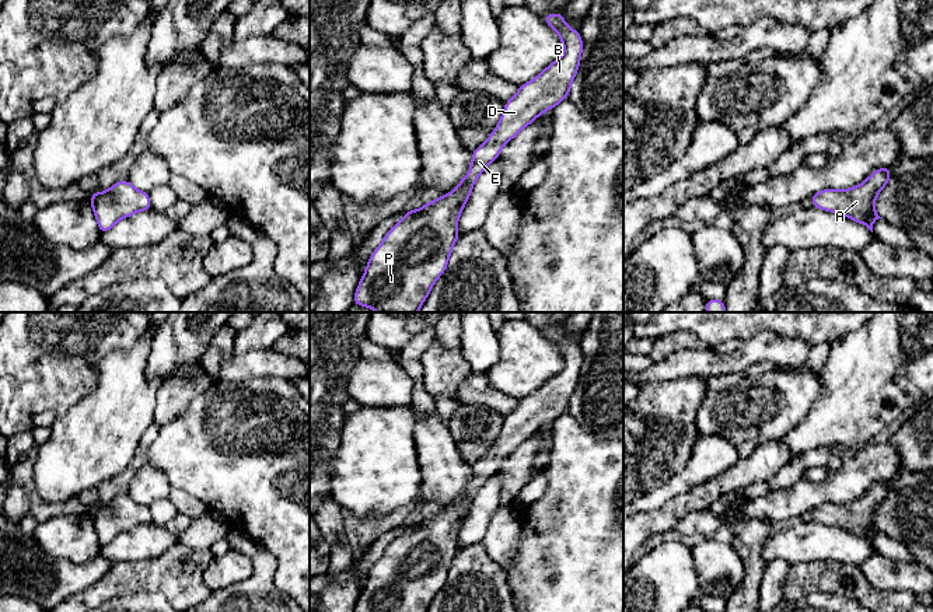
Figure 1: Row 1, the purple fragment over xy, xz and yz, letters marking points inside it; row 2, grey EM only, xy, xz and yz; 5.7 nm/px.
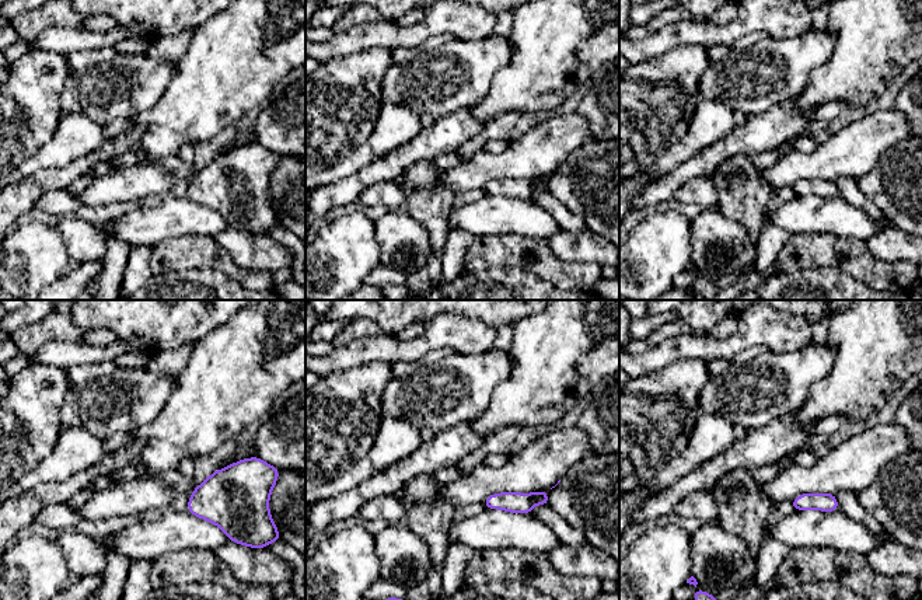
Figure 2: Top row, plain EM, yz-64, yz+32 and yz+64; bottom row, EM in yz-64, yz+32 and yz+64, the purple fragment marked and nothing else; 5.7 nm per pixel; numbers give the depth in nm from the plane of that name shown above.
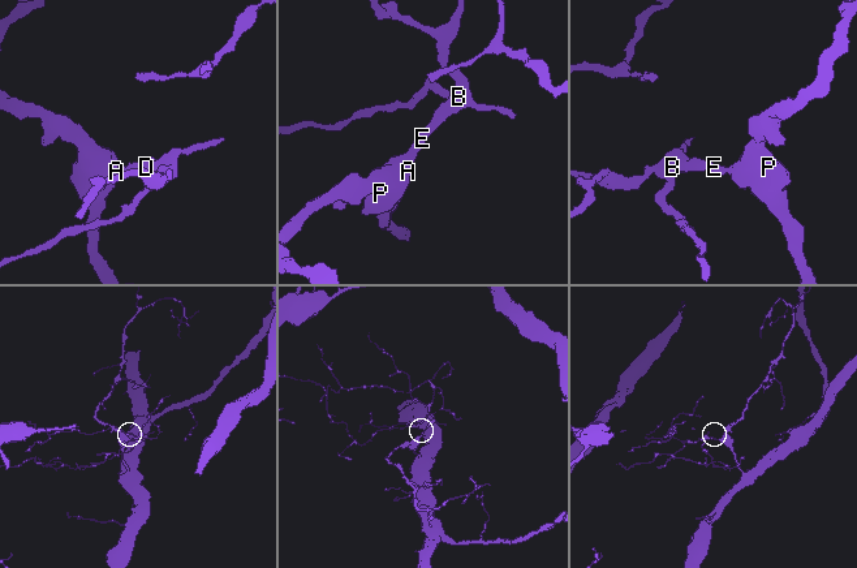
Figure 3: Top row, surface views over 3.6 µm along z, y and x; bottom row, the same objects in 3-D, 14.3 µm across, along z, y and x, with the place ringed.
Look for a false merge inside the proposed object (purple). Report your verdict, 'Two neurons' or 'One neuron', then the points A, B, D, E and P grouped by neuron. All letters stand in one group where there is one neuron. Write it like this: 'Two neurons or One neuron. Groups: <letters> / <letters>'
One neuron. Groups: A B D E P

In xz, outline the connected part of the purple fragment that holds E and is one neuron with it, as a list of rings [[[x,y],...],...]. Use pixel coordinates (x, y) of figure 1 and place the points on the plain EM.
[[[559,325],[542,329],[542,333],[559,347],[565,368],[551,377],[534,394],[520,399],[518,406],[506,416],[495,445],[472,465],[472,479],[454,506],[426,517],[419,524],[408,524],[405,531],[389,542],[382,556],[368,571],[367,583],[353,612],[427,612],[434,595],[447,583],[452,559],[459,550],[458,531],[479,489],[488,478],[499,471],[502,461],[516,451],[524,440],[531,438],[542,426],[553,423],[562,413],[569,412],[570,398],[580,380],[583,353],[580,346],[565,336]]]

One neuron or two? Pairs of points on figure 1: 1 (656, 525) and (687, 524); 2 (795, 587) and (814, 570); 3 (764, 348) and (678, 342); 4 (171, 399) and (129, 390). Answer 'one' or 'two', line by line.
1: two
2: one
3: two
4: two

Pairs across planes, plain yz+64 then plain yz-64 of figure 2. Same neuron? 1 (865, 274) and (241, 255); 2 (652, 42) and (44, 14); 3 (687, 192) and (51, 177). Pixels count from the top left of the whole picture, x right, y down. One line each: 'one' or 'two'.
1: two
2: two
3: two

